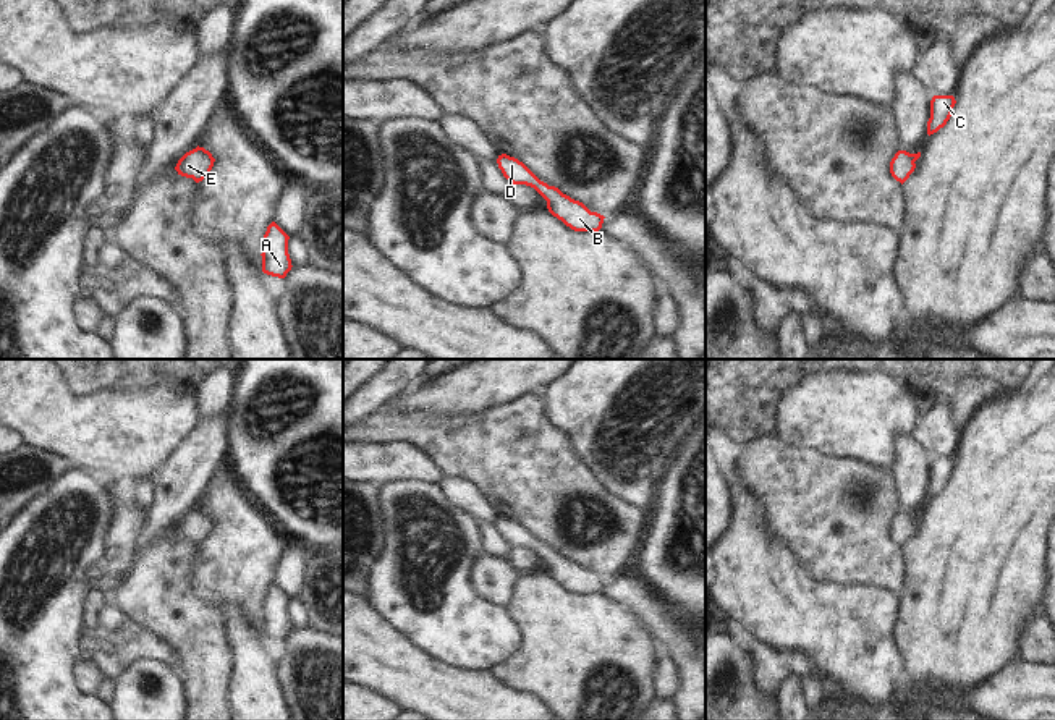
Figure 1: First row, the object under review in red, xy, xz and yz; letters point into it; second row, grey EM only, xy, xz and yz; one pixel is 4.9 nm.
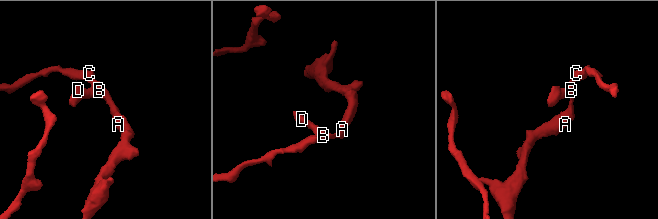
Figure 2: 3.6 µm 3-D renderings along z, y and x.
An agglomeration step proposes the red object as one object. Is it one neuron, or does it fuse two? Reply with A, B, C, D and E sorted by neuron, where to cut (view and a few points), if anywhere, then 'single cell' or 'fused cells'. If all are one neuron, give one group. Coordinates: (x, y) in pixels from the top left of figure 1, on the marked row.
A B C D E | no cut | single cell

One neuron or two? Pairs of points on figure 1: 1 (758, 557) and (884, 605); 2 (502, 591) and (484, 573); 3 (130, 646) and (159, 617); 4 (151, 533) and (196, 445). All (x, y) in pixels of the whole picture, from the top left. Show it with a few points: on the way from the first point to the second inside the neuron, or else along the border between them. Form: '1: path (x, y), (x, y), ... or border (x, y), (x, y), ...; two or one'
1: path (787, 589), (798, 601), (851, 605); one
2: path (497, 586), (489, 578); one
3: border (118, 605), (136, 622), (164, 636), (178, 652); two
4: path (167, 512), (193, 466); one

